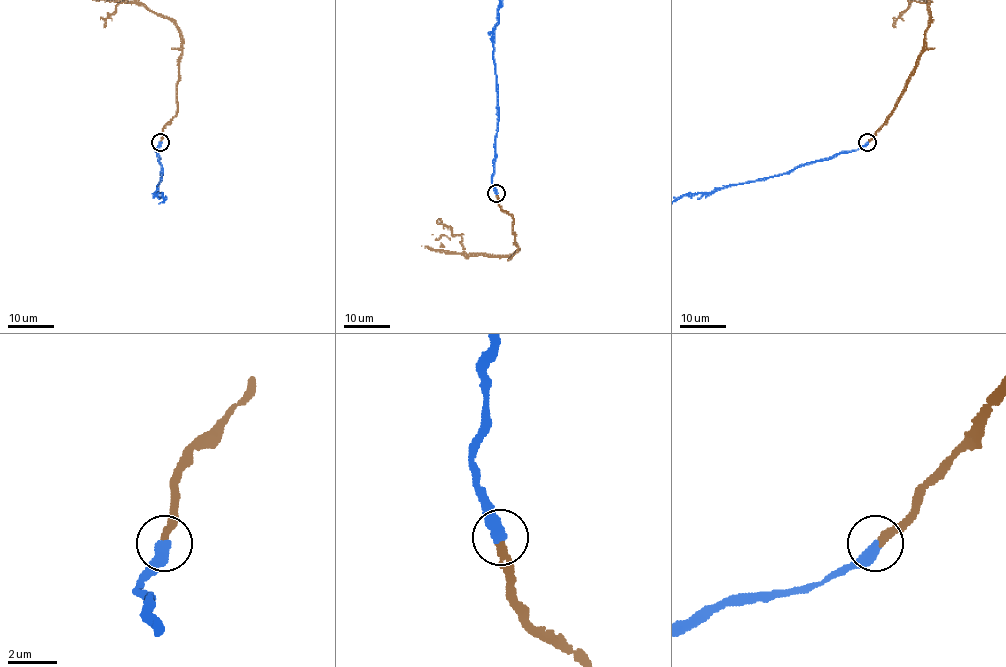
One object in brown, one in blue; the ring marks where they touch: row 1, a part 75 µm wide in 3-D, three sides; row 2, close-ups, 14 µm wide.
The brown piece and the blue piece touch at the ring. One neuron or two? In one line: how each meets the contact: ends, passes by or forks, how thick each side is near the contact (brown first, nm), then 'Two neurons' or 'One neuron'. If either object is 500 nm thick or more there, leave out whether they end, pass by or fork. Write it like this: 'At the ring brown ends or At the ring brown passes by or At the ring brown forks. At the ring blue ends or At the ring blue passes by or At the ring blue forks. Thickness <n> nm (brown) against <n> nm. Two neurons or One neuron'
At the ring brown ends. At the ring blue ends. Thickness 240 nm (brown) against 460 nm. One neuron

